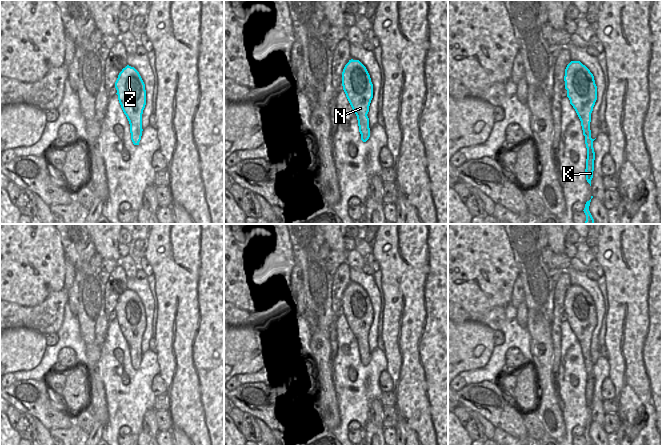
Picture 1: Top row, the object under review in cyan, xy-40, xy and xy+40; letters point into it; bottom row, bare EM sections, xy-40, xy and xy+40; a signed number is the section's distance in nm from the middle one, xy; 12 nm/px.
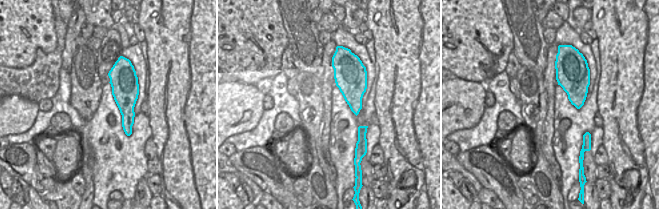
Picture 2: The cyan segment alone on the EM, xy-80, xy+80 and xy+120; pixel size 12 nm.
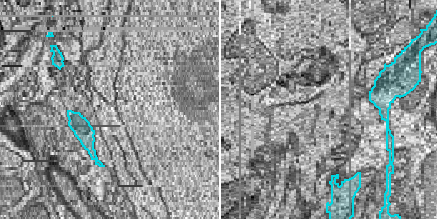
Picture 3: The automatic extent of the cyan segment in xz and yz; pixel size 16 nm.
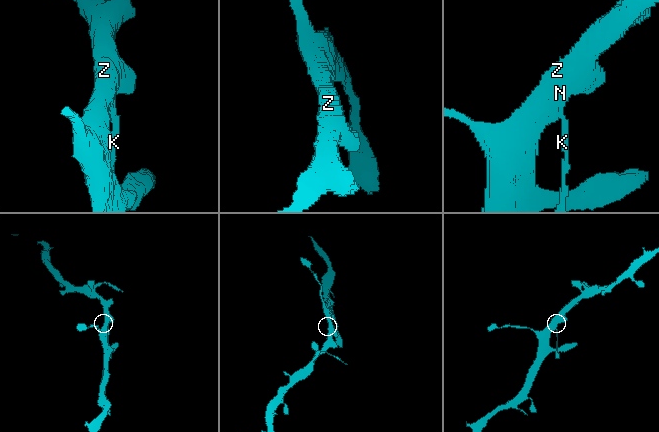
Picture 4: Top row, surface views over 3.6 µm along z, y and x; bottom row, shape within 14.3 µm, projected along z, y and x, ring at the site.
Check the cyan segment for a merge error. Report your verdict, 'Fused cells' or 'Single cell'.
Fused cells.

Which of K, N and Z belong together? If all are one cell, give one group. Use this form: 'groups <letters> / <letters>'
groups K / N Z

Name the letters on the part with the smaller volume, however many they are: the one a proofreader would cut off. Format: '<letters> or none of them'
K

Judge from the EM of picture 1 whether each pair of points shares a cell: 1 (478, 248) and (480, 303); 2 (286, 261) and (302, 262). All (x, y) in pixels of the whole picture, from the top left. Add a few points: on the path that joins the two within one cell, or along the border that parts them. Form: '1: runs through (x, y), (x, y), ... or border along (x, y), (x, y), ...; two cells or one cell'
1: runs through (478, 262), (479, 280), (483, 289); one cell
2: border along (284, 239), (290, 245), (295, 264); two cells

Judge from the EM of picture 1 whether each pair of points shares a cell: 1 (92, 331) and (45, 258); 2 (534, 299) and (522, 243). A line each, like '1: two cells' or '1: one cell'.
1: two cells
2: one cell

